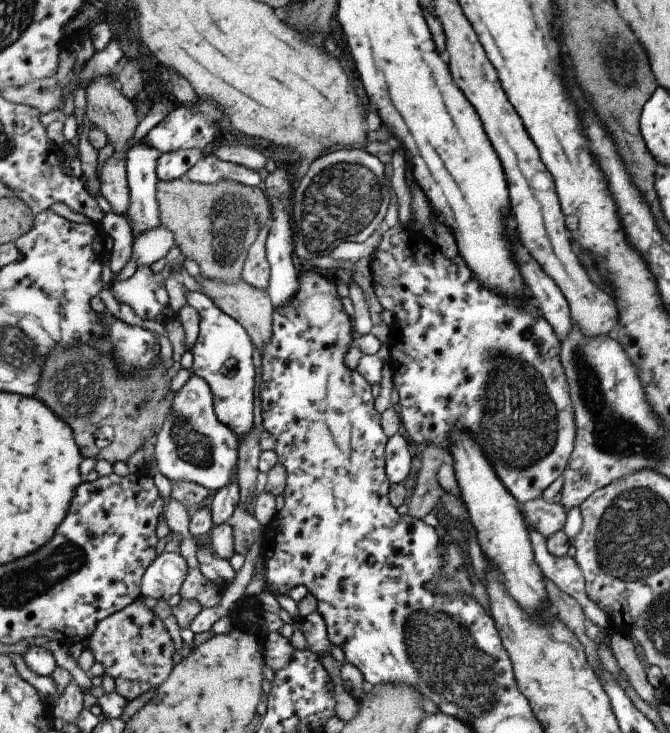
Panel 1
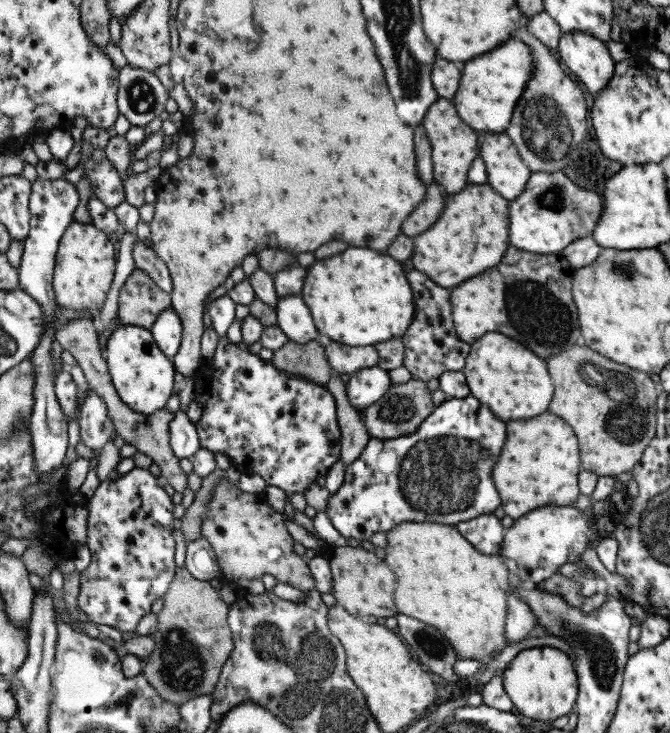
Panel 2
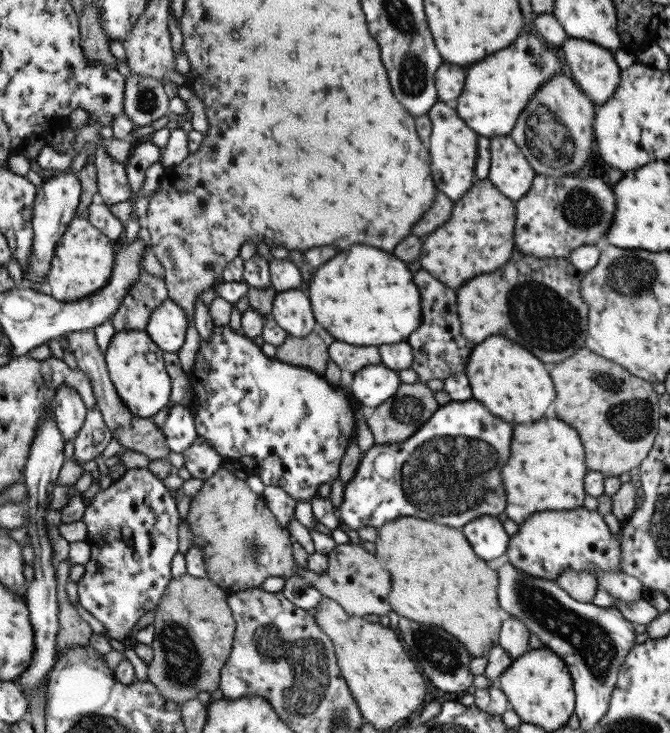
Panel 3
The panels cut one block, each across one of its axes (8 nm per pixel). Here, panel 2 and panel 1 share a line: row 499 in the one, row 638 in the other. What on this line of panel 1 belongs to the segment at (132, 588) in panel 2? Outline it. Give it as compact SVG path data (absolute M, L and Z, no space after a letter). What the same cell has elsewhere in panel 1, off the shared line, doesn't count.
M137 600L123 612L117 612L103 620L95 630L89 646L95 654L95 660L105 666L105 674L117 682L117 694L127 698L129 702L141 696L151 688L161 688L161 684L175 670L173 654L175 644L169 636L161 618L155 616L155 610L149 610L143 600Z

